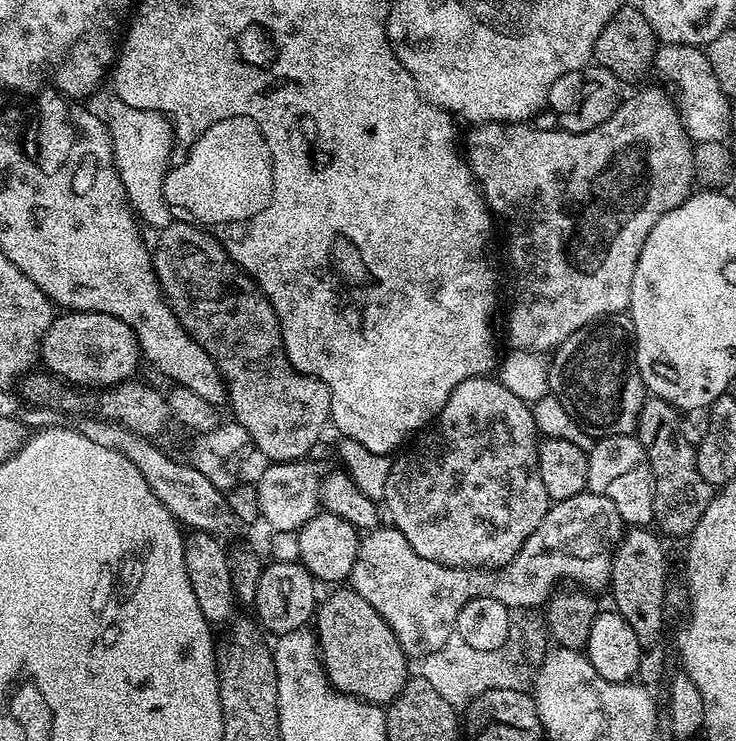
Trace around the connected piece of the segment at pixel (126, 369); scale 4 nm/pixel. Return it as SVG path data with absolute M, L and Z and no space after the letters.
M65 311L44 331L38 349L43 367L71 384L111 387L129 379L140 362L139 344L132 328L121 319L101 312Z

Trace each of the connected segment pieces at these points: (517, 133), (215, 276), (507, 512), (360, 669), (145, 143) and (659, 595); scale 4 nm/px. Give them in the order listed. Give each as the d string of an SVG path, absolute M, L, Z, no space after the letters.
M644 88L641 92L636 92L632 97L625 99L619 106L618 110L614 110L614 114L610 114L610 118L606 118L606 122L602 122L602 126L594 126L594 130L586 130L585 132L565 132L552 128L531 128L533 125L528 122L519 124L497 124L495 122L480 122L475 125L476 128L468 136L468 156L466 154L466 163L472 169L472 179L476 181L480 195L484 197L484 203L488 205L489 212L497 221L504 223L504 232L508 235L508 264L512 267L512 301L508 304L508 317L504 320L504 332L508 335L508 340L512 343L513 349L521 352L535 352L537 354L548 354L560 347L562 342L566 342L566 338L570 338L570 334L574 334L578 330L582 330L586 325L591 324L593 320L601 320L603 316L612 316L616 312L624 312L632 302L632 287L634 286L634 270L638 266L638 258L642 254L642 246L646 246L646 238L650 234L650 230L654 230L654 226L658 226L658 218L662 218L666 214L670 214L670 210L674 210L682 201L688 199L694 192L694 177L692 175L692 150L693 141L689 140L688 132L684 129L684 124L680 121L680 116L673 101L658 88Z
M191 223L189 228L172 227L172 232L163 236L164 248L158 248L160 271L156 273L156 279L160 281L164 298L174 310L180 325L215 362L226 385L227 407L232 407L236 415L233 416L235 423L246 426L261 457L268 462L303 460L309 455L307 452L319 442L320 431L329 427L332 415L330 389L317 376L307 376L292 365L284 349L280 323L272 304L256 287L256 281L228 255L215 235L206 230L200 236L204 228L192 232L195 225Z
M487 375L466 378L466 382L458 382L458 386L454 386L454 394L450 394L446 406L442 406L434 423L416 442L417 444L409 452L401 451L392 460L392 468L389 470L382 499L386 512L388 507L388 512L392 515L391 523L403 534L406 542L414 546L414 554L422 554L422 558L430 558L430 562L445 564L451 568L494 568L514 559L520 547L526 542L526 538L530 538L530 534L538 530L538 522L546 518L550 507L546 486L542 486L542 474L538 470L537 428L532 417L532 409L526 401L510 394L510 390L506 390L506 386L502 386L499 379L489 378Z
M348 586L329 592L332 593L325 600L323 597L319 601L314 617L320 662L328 681L336 691L363 700L365 704L391 705L410 679L408 653L402 650L394 630L390 630L382 614L378 614L362 594Z
M104 86L93 91L85 99L84 105L108 131L116 171L133 213L141 223L154 227L154 230L169 226L174 220L174 212L164 199L164 180L174 147L174 128L171 121L161 112L129 106L118 98L115 89Z
M632 526L621 535L620 543L616 545L612 554L612 600L615 611L620 613L626 622L630 622L630 630L638 634L641 645L648 646L659 641L660 631L664 628L664 595L668 592L668 564L664 561L664 548L661 537L655 531L644 526Z

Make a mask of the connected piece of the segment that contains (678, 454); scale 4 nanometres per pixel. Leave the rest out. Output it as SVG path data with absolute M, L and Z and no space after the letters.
M649 395L642 406L635 430L640 445L646 450L646 458L652 471L652 519L659 535L664 538L691 537L702 514L706 514L706 506L710 506L714 495L713 485L708 484L706 478L702 478L702 474L698 474L696 444L688 441L688 436L680 425L680 419L681 413L675 406L662 398Z

